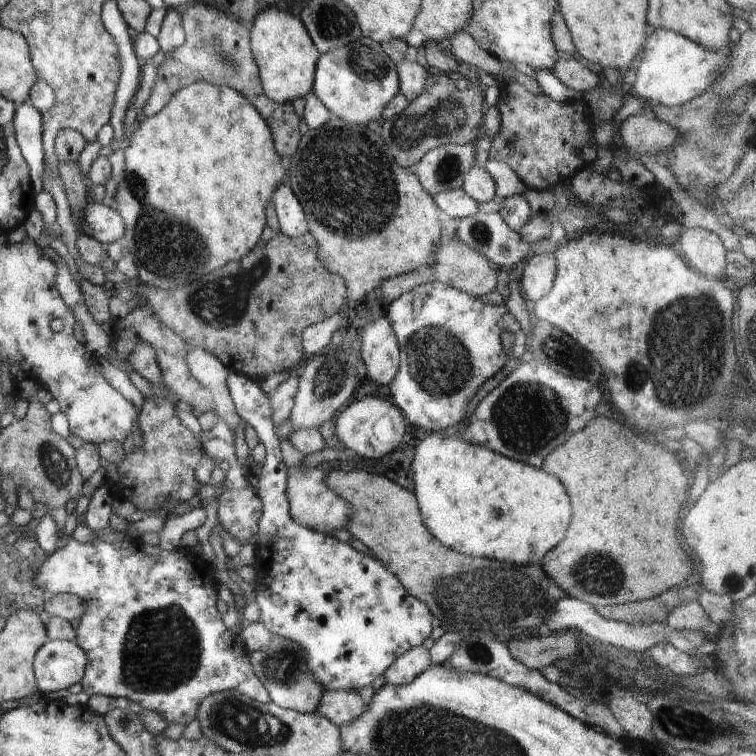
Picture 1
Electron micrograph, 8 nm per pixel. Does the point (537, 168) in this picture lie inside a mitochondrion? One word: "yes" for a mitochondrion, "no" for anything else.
no

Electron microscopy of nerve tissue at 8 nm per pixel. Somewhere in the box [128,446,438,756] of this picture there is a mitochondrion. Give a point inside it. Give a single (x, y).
(231, 717)

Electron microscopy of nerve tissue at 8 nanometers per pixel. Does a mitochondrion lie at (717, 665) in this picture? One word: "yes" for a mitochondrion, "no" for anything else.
no

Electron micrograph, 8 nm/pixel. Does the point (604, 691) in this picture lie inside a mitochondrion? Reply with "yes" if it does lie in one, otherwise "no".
no

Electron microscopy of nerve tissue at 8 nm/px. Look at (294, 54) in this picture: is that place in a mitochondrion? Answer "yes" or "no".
no

